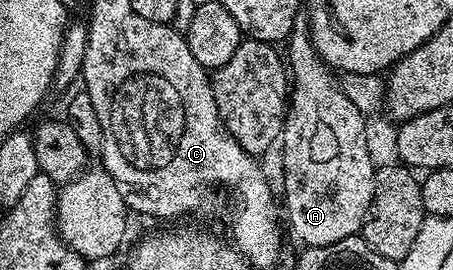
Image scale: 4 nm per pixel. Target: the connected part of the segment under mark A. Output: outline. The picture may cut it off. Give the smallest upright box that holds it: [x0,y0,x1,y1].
[281,18,377,248]

